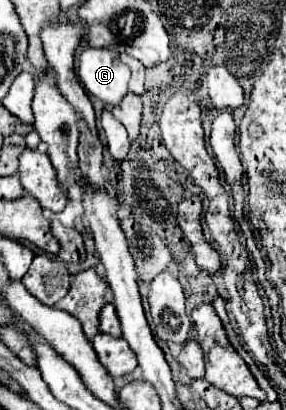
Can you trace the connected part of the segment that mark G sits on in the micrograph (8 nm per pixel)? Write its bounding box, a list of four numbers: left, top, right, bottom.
[78,47,130,105]

